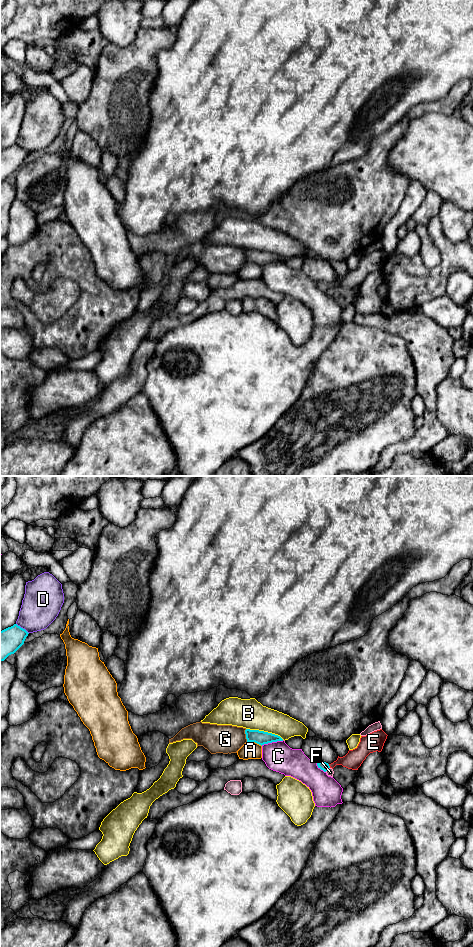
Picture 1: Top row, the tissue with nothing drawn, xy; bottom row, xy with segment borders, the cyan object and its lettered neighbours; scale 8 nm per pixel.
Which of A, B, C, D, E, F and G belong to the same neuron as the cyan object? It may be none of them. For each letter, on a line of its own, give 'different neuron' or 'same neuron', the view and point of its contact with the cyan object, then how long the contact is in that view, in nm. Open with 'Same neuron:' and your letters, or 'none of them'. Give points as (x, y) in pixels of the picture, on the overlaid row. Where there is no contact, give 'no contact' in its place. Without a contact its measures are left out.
Same neuron: E
A: different neuron | xy (254, 741) | 130 nm
B: different neuron | xy (265, 732) | 320 nm
C: different neuron | xy (272, 741) | 190 nm
D: different neuron | xy (22, 628) | 130 nm
E: same neuron | xy (329, 766) | 40 nm
F: different neuron | xy (327, 769) | 50 nm
G: different neuron | xy (246, 735) | 110 nm

